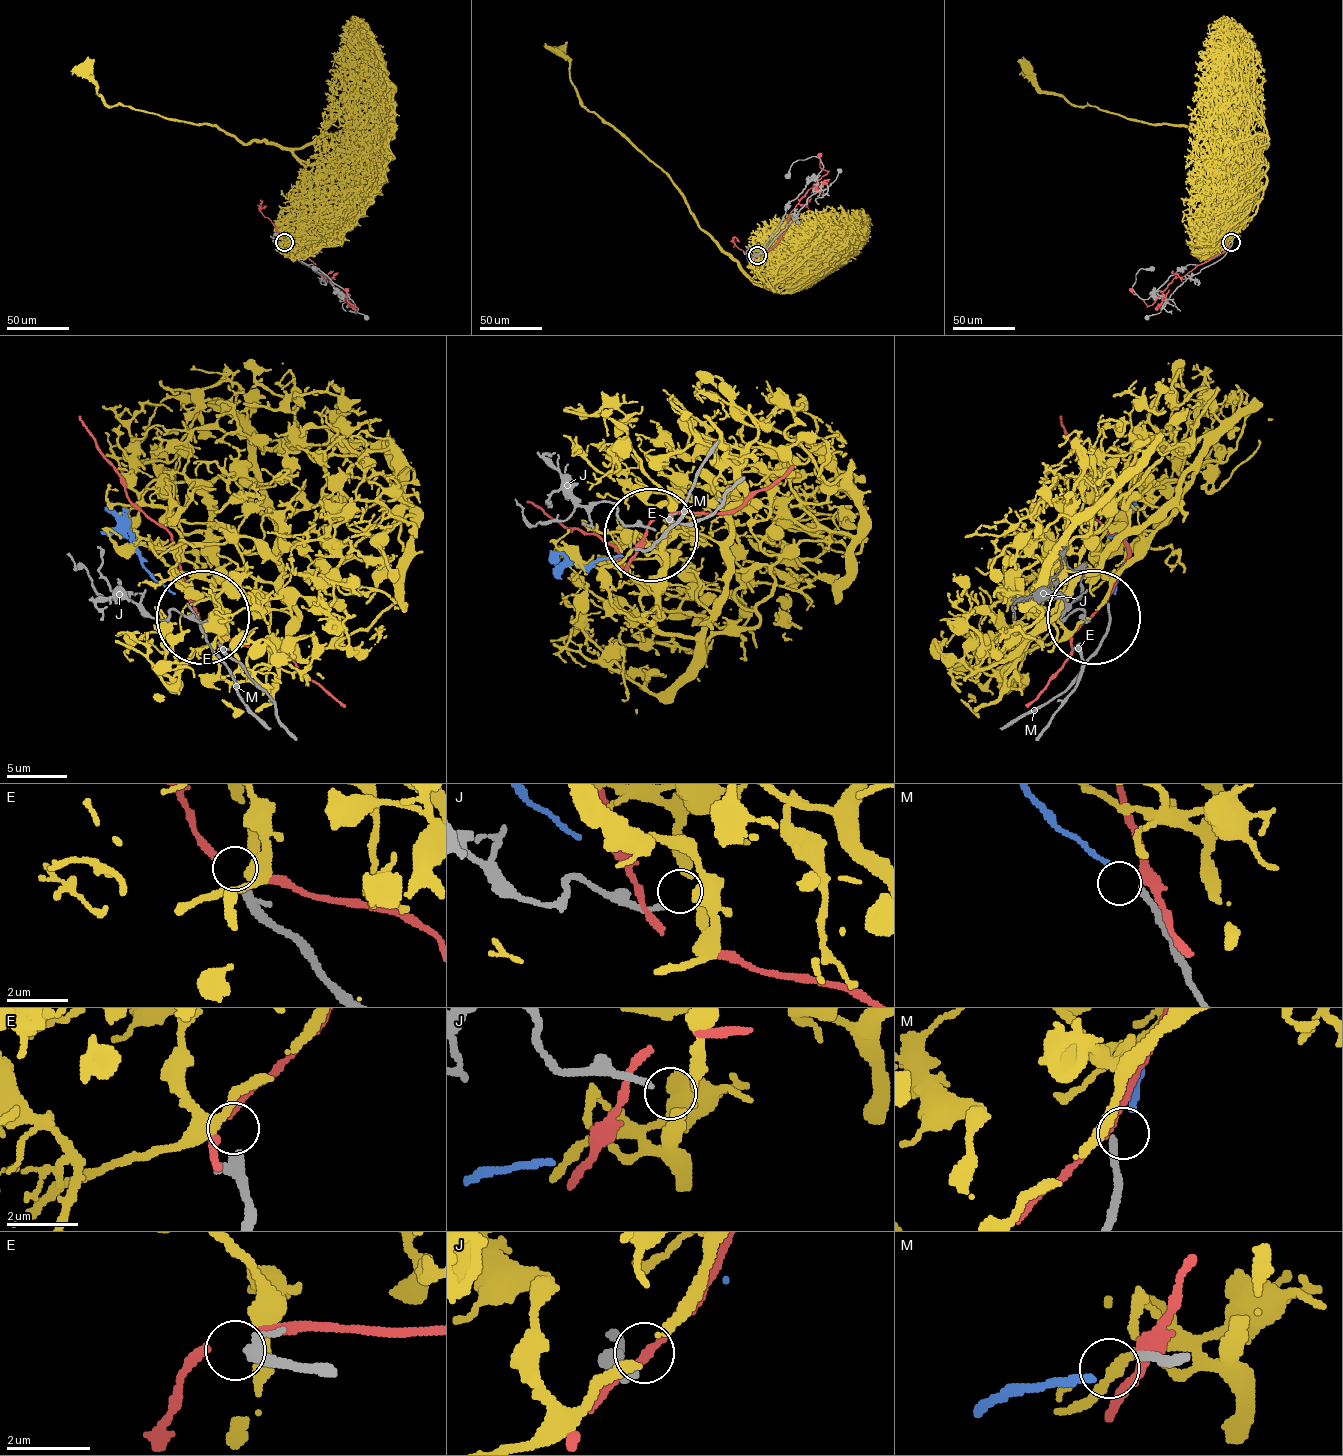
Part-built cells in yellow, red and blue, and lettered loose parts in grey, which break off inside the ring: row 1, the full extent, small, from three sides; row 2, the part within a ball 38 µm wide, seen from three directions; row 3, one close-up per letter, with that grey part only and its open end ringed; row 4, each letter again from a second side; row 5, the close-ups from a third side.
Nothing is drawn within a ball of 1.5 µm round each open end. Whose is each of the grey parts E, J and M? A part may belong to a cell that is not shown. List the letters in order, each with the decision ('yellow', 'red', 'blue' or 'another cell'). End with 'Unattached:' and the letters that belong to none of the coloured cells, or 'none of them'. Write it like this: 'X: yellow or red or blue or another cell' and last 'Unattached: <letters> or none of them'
E: another cell
J: yellow
M: blue
Unattached: E

